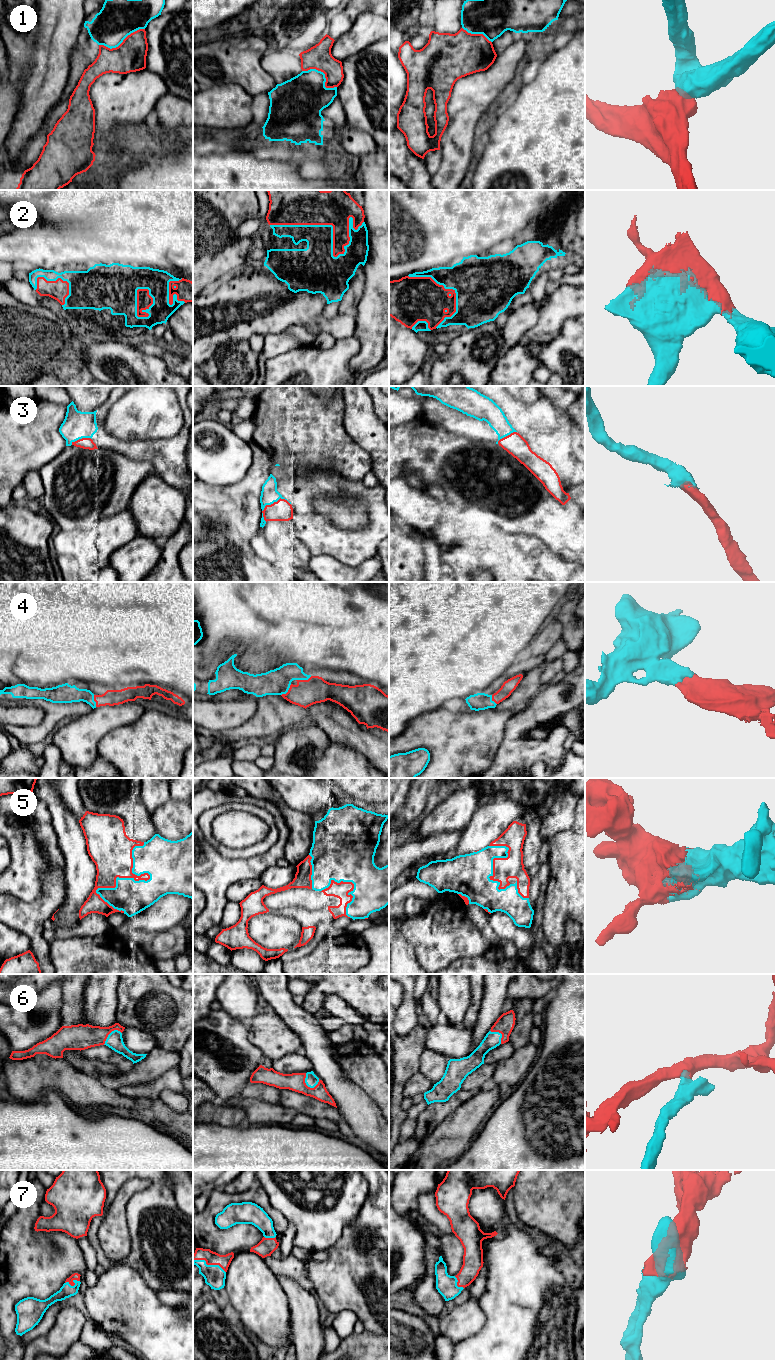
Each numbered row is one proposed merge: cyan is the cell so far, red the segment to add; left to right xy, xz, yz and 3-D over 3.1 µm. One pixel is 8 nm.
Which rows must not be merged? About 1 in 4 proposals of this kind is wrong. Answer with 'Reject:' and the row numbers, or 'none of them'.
Reject: 1

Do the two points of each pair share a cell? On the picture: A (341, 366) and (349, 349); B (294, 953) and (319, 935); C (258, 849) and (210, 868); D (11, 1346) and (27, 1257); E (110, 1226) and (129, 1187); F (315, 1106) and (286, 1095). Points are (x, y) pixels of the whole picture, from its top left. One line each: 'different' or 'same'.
A: same
B: same
C: different
D: same
E: same
F: same

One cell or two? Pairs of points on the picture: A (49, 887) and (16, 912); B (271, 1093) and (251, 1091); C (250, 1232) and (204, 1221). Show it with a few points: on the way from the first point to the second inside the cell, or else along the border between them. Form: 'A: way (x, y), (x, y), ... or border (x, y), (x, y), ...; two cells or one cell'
A: way (47, 897), (32, 912), (26, 912); one cell
B: way (266, 1093), (256, 1091); one cell
C: way (239, 1234), (217, 1234), (215, 1232); one cell

